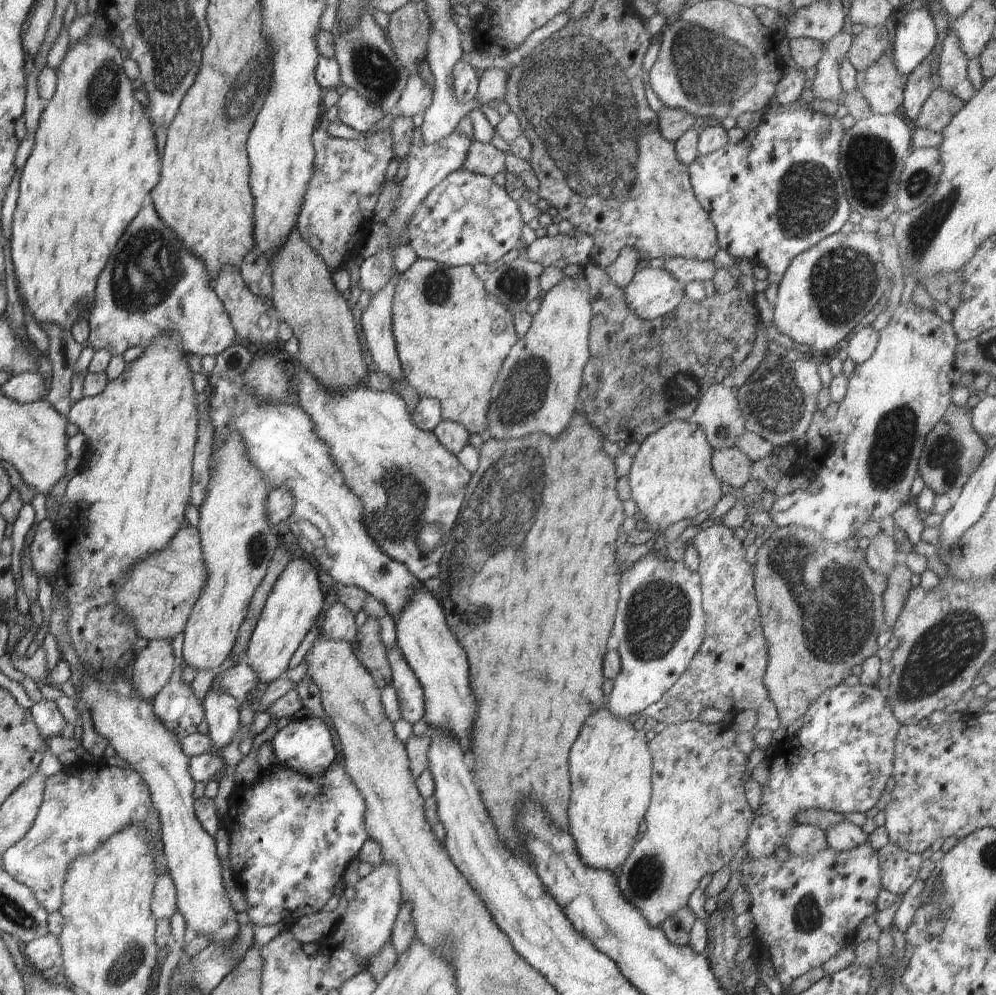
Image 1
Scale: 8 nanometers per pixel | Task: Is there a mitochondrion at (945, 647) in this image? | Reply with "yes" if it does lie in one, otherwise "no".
yes

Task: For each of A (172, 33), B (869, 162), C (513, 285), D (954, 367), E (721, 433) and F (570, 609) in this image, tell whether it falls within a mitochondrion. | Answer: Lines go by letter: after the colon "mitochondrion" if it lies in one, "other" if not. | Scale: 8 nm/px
A: mitochondrion
B: mitochondrion
C: mitochondrion
D: other
E: mitochondrion
F: other

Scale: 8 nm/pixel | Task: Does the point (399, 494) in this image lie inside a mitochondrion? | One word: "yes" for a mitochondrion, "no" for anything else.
yes

